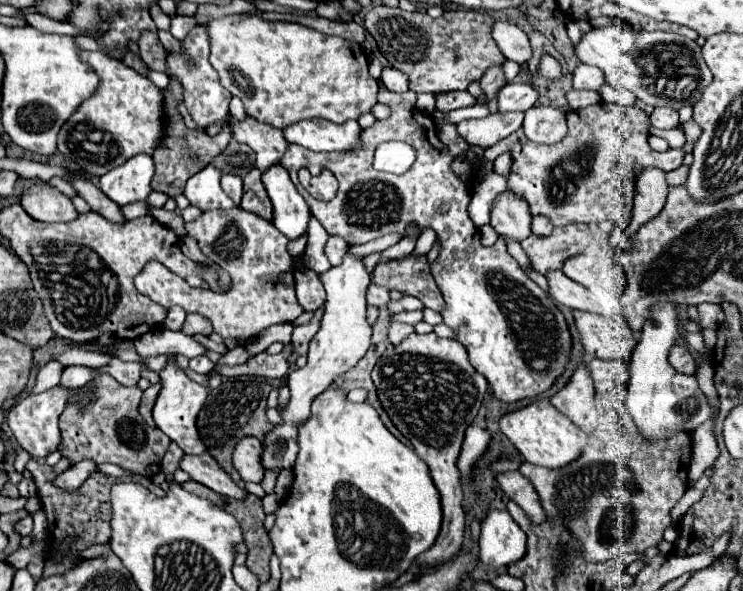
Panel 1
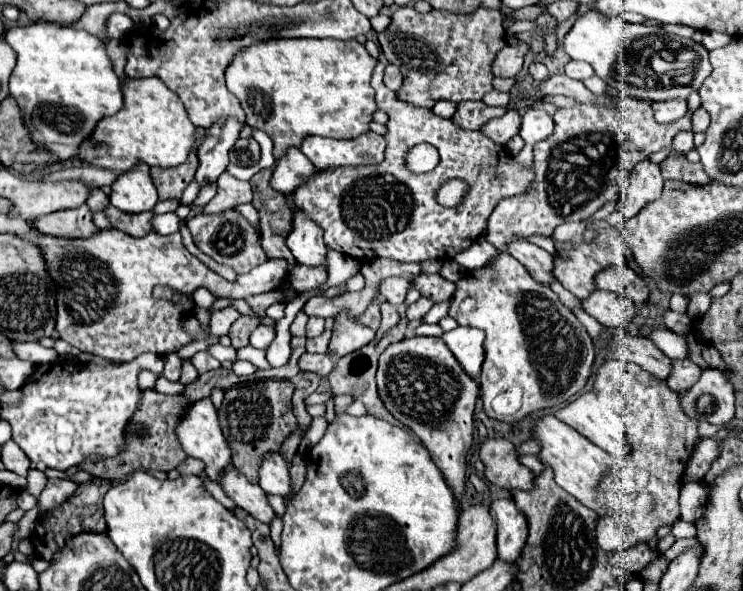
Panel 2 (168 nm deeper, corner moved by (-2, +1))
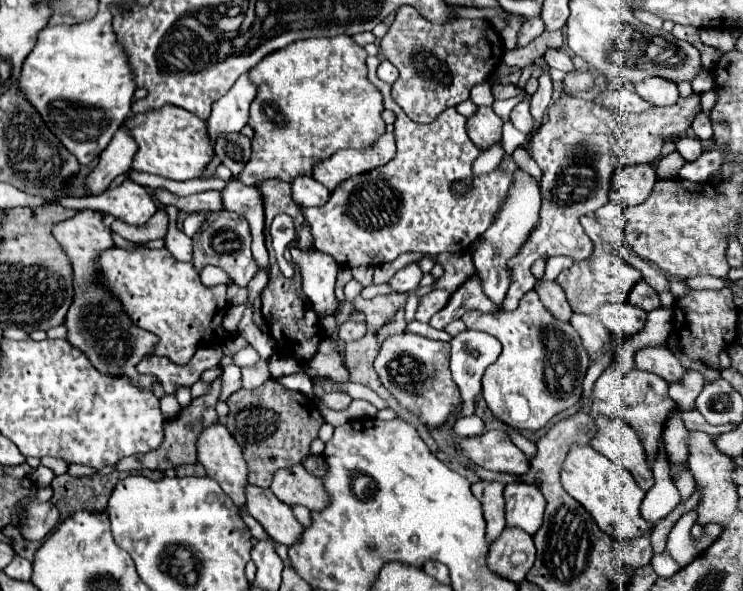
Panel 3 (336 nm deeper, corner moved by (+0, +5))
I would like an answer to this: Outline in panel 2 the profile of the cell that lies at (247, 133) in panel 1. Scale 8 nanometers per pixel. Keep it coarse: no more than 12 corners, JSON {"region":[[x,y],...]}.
{"region":[[300,150],[276,162],[272,186],[294,194],[316,168]]}

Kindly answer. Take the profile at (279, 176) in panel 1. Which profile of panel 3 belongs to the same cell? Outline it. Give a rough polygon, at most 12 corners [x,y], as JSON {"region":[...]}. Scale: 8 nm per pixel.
{"region":[[290,246],[316,314],[334,314],[338,262],[316,248]]}

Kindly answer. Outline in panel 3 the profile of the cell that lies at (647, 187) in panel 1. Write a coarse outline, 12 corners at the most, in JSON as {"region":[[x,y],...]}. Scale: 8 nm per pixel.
{"region":[[652,164],[622,166],[610,200],[620,208],[646,200],[656,184]]}

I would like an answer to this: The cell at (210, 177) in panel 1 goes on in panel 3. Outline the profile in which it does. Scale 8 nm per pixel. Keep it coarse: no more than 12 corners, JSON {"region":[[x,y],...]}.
{"region":[[246,74],[206,120],[214,146],[222,134],[238,132],[248,122],[256,86]]}

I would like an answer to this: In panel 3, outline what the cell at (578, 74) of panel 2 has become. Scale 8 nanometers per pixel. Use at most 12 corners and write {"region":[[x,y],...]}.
{"region":[[546,52],[548,66],[564,72],[576,70],[570,56],[564,52]]}

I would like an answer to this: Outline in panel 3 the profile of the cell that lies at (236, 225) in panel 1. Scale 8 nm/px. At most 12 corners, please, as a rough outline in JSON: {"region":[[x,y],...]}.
{"region":[[210,212],[192,236],[194,264],[238,286],[258,270],[246,218]]}

